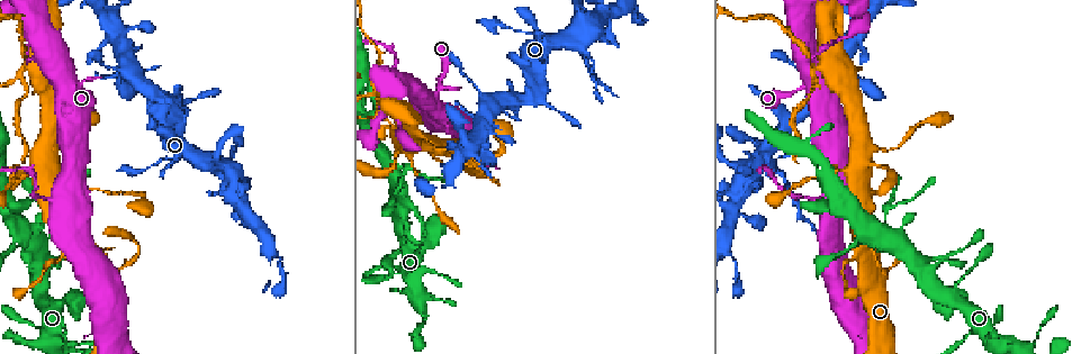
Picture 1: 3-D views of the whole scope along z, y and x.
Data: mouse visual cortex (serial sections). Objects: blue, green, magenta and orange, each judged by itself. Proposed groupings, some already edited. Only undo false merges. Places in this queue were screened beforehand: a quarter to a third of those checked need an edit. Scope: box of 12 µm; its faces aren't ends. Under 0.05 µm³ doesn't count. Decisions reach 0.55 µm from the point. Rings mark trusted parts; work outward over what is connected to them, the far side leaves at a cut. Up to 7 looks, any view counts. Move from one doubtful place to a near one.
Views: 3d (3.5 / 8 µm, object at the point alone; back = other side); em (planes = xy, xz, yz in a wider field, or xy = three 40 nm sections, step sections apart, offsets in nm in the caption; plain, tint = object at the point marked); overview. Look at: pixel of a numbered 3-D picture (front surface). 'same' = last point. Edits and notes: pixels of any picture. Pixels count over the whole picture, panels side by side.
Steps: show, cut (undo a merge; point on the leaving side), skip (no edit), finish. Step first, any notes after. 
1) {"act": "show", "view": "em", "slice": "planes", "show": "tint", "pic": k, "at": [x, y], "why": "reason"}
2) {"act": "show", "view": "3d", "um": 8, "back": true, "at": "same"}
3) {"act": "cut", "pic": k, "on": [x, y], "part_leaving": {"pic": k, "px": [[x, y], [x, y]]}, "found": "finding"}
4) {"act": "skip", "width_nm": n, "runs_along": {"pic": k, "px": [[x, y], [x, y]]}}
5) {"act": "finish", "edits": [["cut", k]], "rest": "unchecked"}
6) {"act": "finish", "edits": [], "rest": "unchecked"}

{"act": "show", "view": "3d", "um": 8, "pic": 1, "at": [21, 173], "why": "two arms in line, one across"}

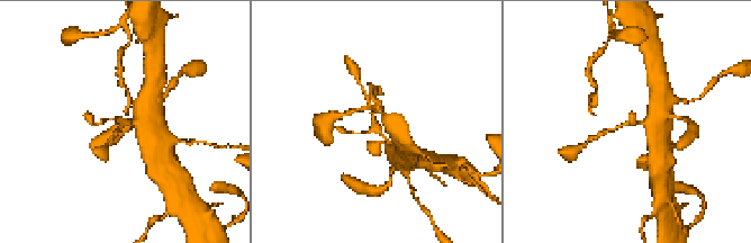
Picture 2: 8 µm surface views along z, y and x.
{"act": "show", "view": "3d", "um": 3.5, "back": true, "pic": 2, "at": [380, 131], "why": "closer look"}

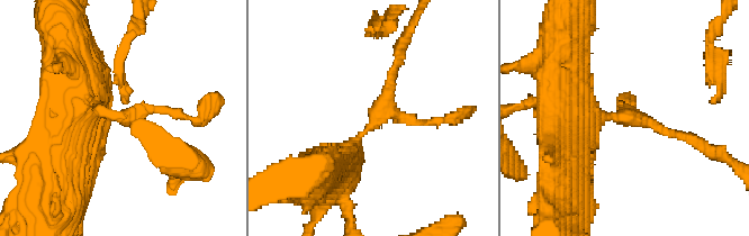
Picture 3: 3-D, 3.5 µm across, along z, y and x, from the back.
{"act": "show", "view": "em", "slice": "xy", "step": 2, "show": "tint", "pic": 3, "at": [377, 111], "arms": 3, "arm_widths_nm": [100, 150, 400], "why": "shape alone is not enough"}

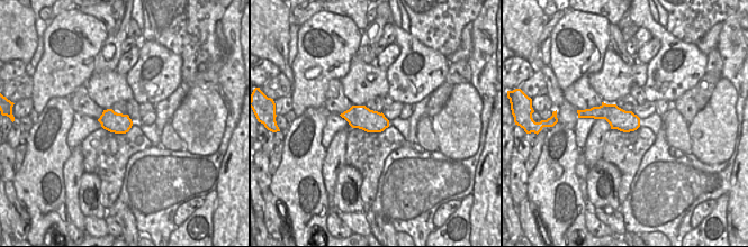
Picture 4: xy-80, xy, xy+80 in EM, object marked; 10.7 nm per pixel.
{"act": "skip", "runs_along": {"pic": 4, "px": [[580, 112], [611, 112], [637, 124]]}, "found": "one cell here"}

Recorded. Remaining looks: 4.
{"act": "show", "view": "3d", "um": 3.5, "pic": 1, "at": [34, 65], "why": "thin arm on a thick one"}

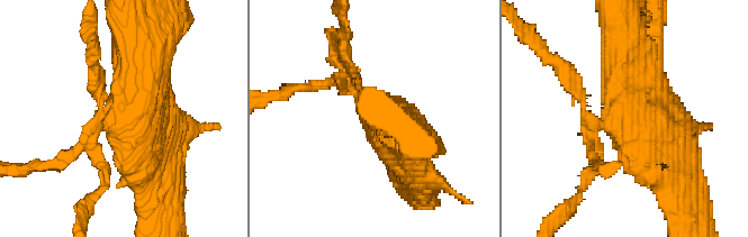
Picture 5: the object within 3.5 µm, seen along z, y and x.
{"act": "show", "view": "em", "slice": "xy", "step": 3, "show": "plain", "pic": 5, "at": [626, 122], "why": "shape alone is not enough"}

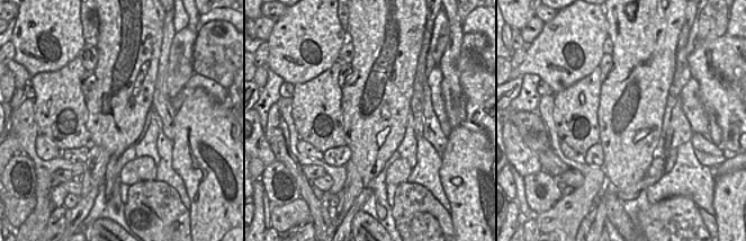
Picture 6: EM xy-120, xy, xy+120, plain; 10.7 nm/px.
{"act": "show", "view": "em", "slice": "xy", "step": 3, "show": "tint", "at": "same", "why": "where the object lies"}

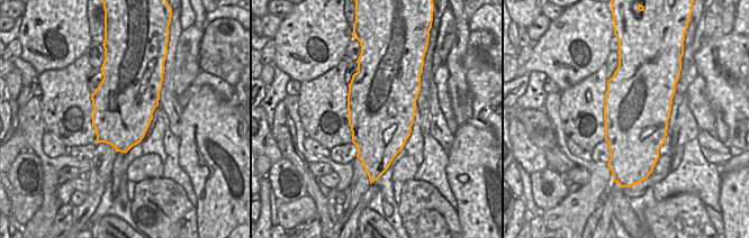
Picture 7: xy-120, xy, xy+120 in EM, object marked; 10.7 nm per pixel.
{"act": "cut", "pic": 5, "on": [97, 92], "part_leaving": {"pic": 5, "px": [[100, 122], [93, 151], [107, 178], [82, 209]]}, "found": "a second cell is stuck on"}

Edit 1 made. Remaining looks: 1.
{"act": "finish", "edits": [["cut", 5]], "rest": "unchecked"}

